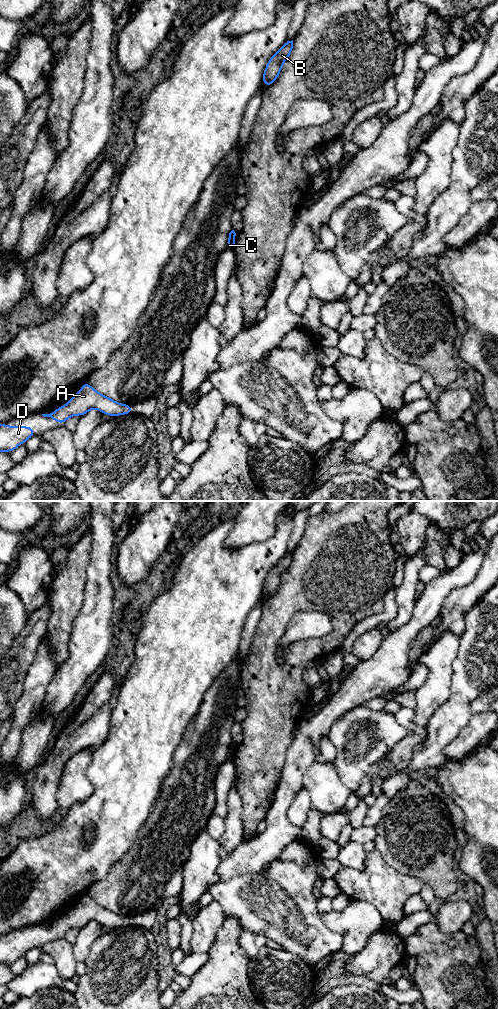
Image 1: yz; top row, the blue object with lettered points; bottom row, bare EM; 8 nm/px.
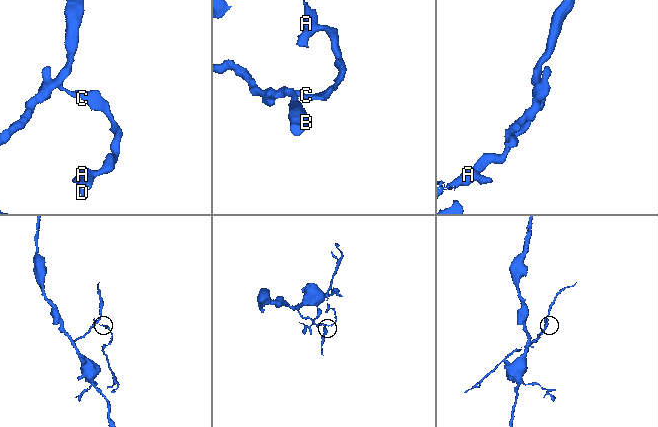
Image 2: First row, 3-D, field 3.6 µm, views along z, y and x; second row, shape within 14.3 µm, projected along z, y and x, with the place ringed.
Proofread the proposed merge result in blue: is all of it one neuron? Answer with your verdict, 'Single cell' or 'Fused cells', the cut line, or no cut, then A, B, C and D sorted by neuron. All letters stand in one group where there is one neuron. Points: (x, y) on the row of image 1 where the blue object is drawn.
Fused cells. Split along yz (229, 236), (234, 237). Groups: A C D / B

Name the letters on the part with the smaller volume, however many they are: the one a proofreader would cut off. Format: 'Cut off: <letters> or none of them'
Cut off: A, C, D

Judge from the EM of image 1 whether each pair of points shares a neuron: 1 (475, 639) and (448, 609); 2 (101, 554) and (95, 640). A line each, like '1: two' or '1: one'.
1: two
2: one

